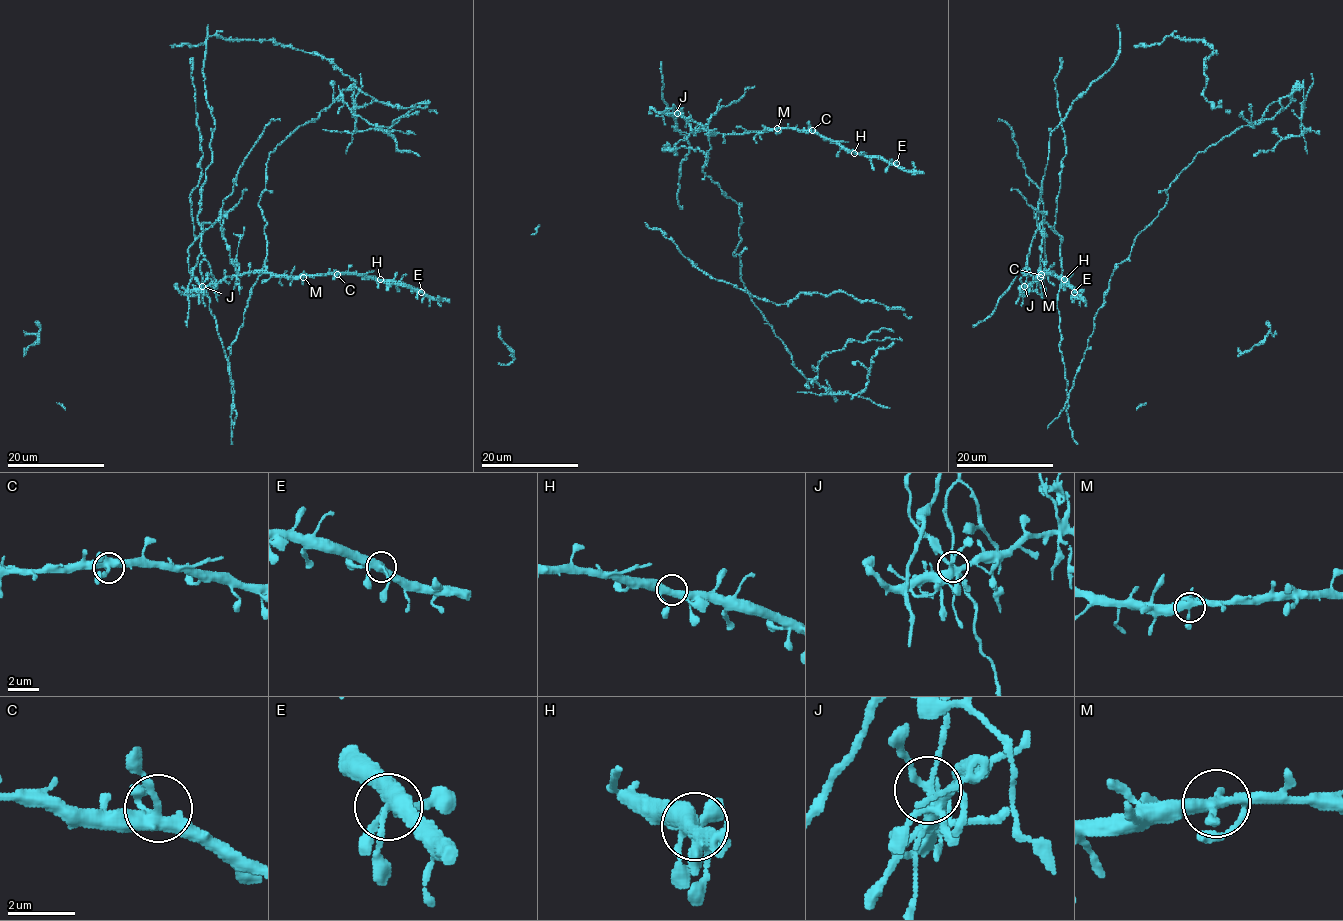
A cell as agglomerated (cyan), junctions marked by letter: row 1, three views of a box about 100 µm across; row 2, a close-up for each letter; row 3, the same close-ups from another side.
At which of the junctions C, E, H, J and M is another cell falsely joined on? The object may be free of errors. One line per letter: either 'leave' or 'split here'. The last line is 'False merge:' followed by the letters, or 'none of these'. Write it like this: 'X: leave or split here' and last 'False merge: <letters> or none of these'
C: leave
E: leave
H: leave
J: split here
M: leave
False merge: J

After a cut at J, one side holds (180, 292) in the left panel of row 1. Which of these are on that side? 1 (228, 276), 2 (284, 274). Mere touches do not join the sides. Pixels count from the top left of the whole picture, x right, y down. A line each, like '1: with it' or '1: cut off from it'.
1: with it
2: with it

